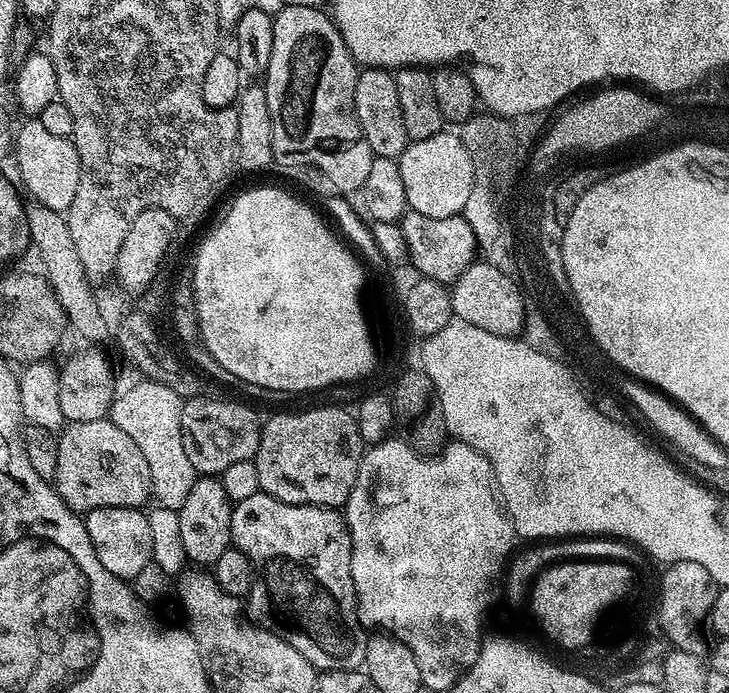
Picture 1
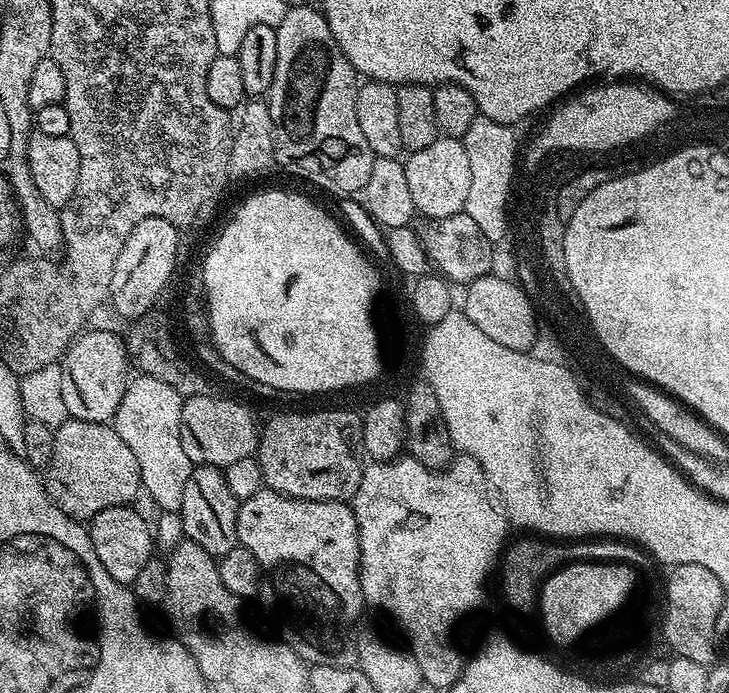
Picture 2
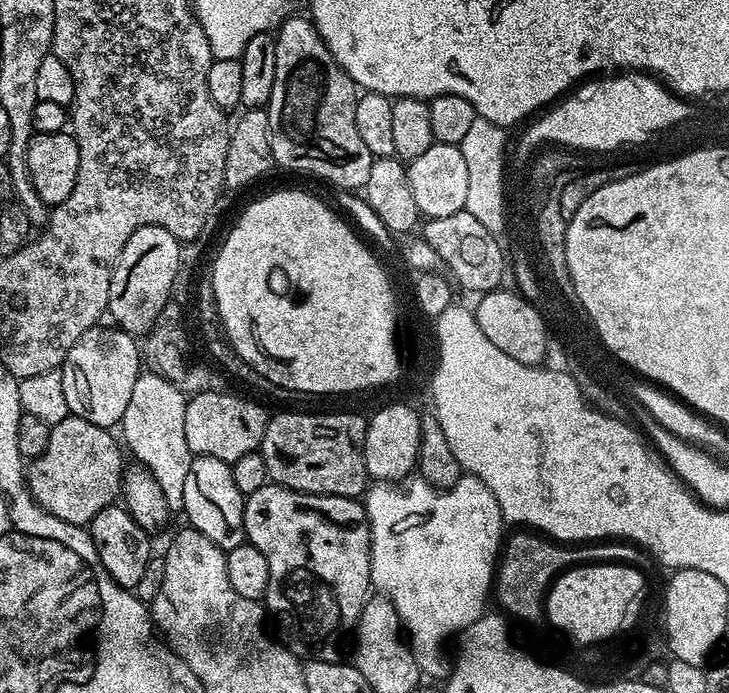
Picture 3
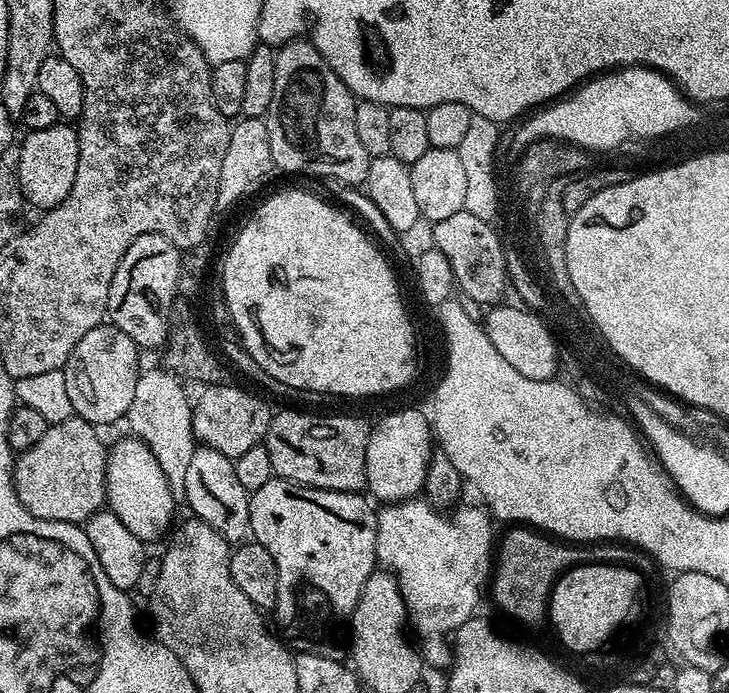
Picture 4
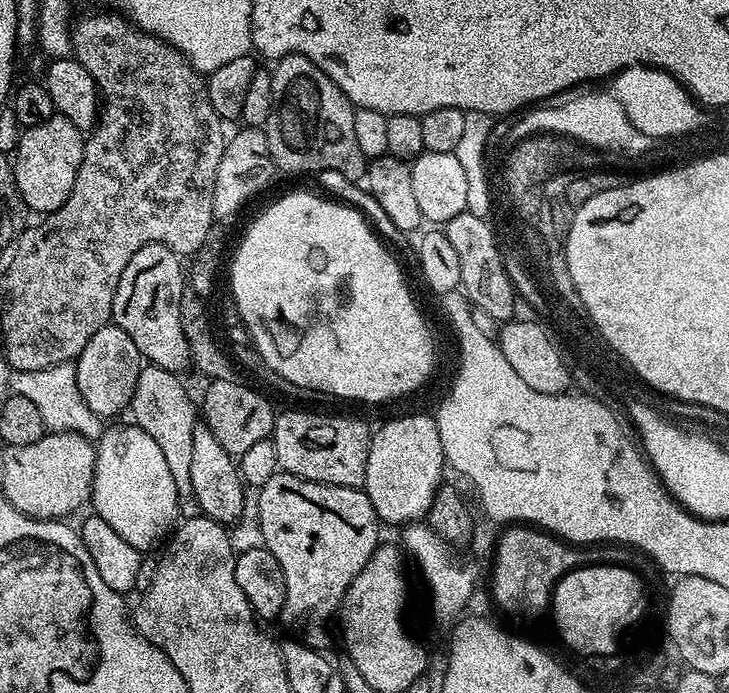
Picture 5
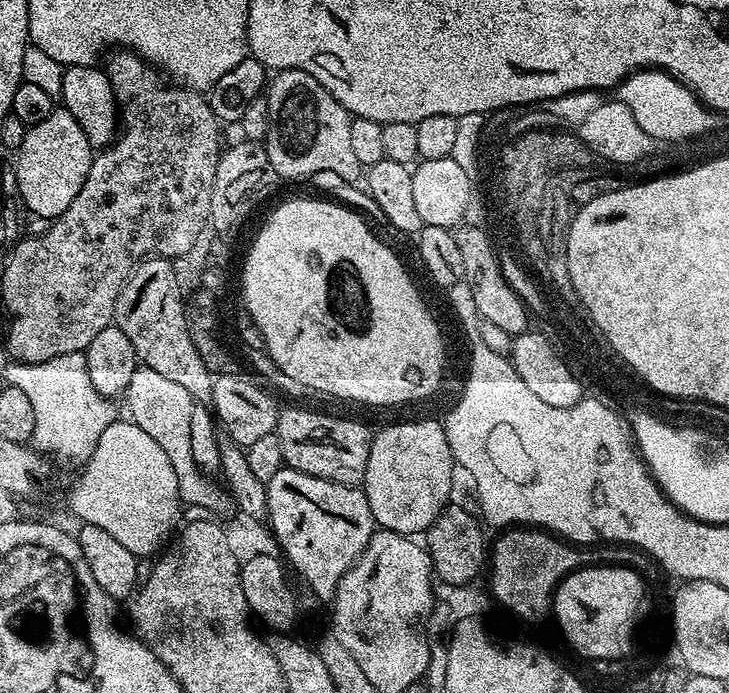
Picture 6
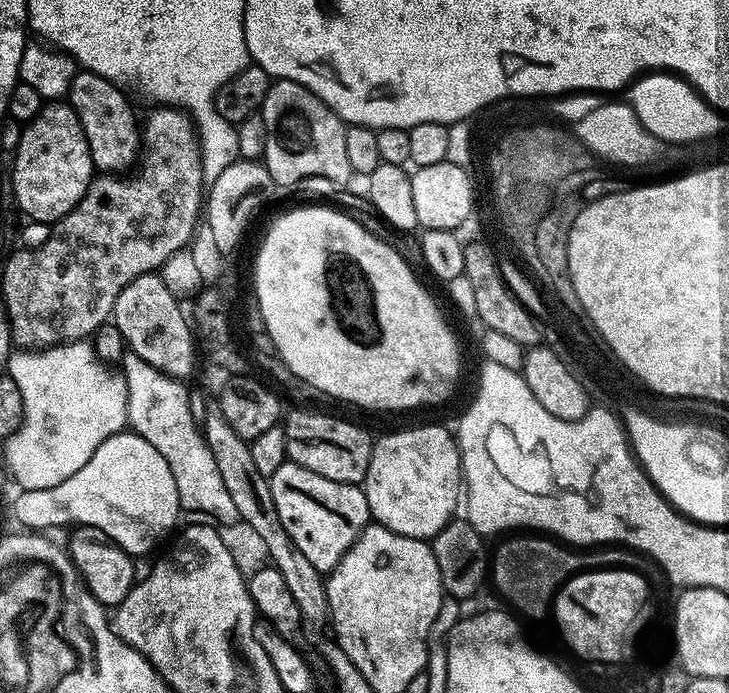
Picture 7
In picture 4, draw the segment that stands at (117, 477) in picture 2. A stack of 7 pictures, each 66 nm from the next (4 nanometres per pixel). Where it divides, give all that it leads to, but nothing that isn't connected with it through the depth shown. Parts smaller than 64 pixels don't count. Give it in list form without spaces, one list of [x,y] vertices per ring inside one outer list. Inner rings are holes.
[[[71,415],[66,420],[49,423],[46,434],[30,450],[19,453],[12,465],[12,484],[18,494],[18,502],[32,516],[54,522],[83,525],[94,513],[105,507],[105,484],[107,482],[108,452],[106,444],[100,441],[97,425],[86,422],[78,415]]]

